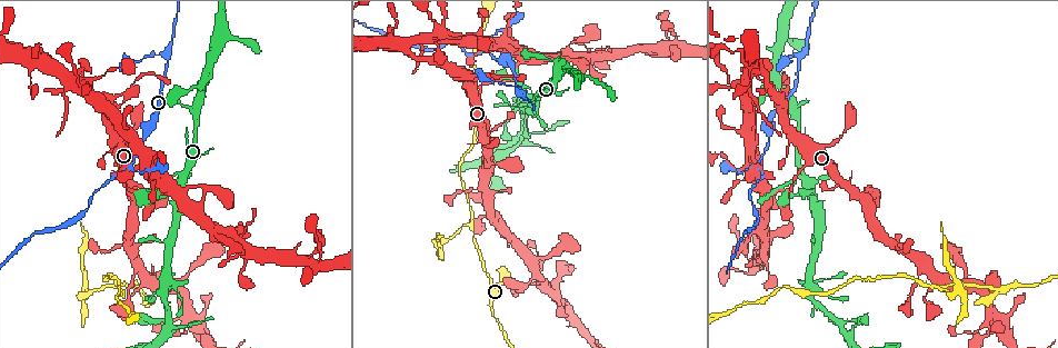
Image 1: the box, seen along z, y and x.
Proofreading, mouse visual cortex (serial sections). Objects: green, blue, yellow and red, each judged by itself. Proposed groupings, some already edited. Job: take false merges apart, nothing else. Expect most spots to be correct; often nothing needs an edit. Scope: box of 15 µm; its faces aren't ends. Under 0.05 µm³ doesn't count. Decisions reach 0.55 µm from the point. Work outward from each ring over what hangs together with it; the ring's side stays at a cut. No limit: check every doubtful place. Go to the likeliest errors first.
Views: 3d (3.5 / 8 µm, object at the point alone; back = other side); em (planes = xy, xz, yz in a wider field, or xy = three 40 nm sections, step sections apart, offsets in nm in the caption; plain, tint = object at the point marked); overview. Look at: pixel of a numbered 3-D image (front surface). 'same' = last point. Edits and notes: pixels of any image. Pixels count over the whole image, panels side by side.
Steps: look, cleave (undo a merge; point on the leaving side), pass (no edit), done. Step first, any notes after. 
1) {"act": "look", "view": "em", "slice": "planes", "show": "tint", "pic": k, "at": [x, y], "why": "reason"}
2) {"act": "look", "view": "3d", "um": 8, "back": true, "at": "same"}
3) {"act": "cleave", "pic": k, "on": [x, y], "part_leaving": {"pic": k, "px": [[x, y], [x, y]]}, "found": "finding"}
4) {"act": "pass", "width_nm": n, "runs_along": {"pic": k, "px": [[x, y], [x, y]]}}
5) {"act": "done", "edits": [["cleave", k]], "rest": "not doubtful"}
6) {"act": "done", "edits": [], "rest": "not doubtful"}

{"act": "look", "view": "3d", "um": 3.5, "pic": 1, "at": [168, 57], "why": "abrupt turn"}

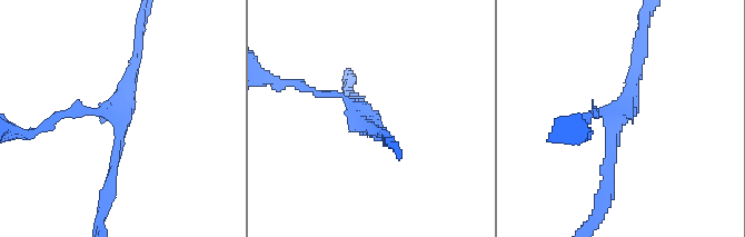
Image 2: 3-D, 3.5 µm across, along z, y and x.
{"act": "look", "view": "em", "slice": "xy", "step": 2, "show": "tint", "pic": 2, "at": [364, 110], "arms": 3, "arm_widths_nm": [100, 150, 200], "why": "now the EM"}

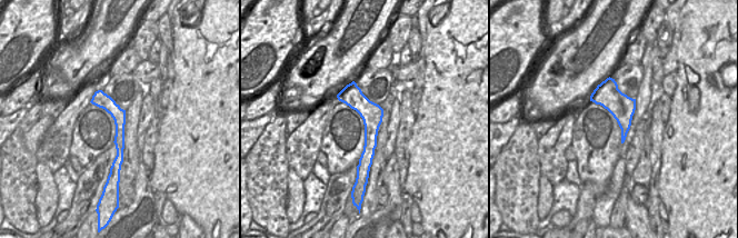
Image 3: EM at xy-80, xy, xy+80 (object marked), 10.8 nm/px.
{"act": "pass", "width_nm": 240, "runs_along": {"pic": 2, "px": [[604, 198], [613, 126], [609, 112], [587, 119]]}, "found": "all the same cell"}

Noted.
{"act": "look", "view": "3d", "um": 3.5, "pic": 1, "at": [114, 288], "why": "three arms meet"}

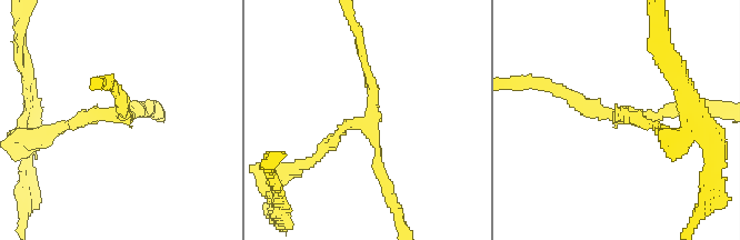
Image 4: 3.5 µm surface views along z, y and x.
{"act": "look", "view": "em", "slice": "xy", "step": 1, "show": "tint", "pic": 4, "at": [368, 126]}

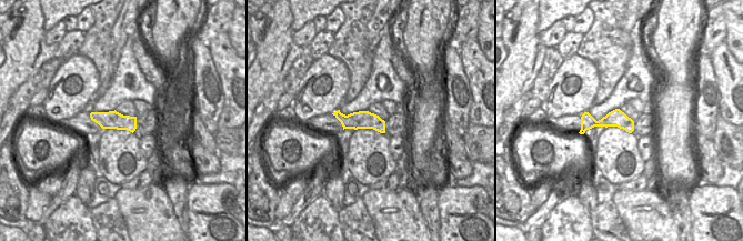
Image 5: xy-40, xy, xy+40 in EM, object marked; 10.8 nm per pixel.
{"act": "look", "view": "em", "slice": "xy", "step": 3, "show": "tint", "at": "same", "why": "another direction"}

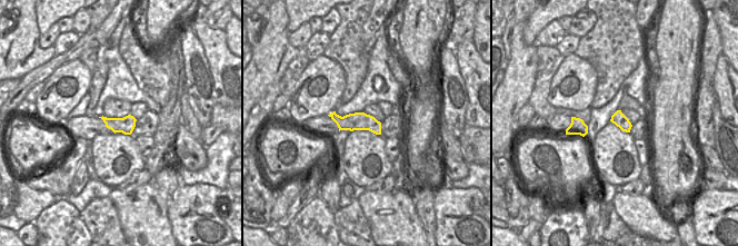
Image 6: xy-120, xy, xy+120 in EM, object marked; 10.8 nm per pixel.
{"act": "pass", "arm_widths_nm": [150, 150, 200], "found": "one cell here"}

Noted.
{"act": "look", "view": "em", "slice": "xy", "step": 5, "show": "tint", "pic": 1, "at": [84, 290], "why": "abrupt turn"}

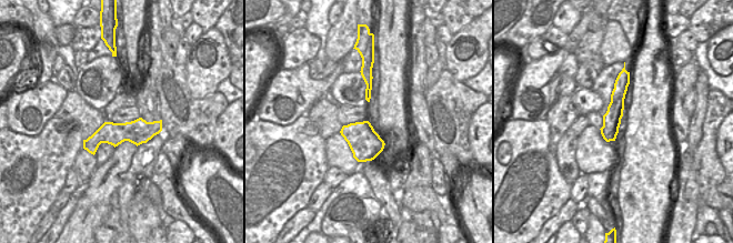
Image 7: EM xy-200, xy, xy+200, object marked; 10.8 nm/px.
{"act": "look", "view": "3d", "um": 3.5, "at": "same"}

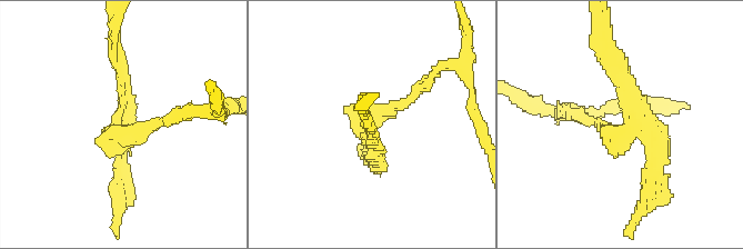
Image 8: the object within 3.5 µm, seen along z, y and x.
{"act": "cleave", "pic": 8, "on": [117, 169], "part_leaving": {"pic": 8, "px": [[116, 121], [122, 73], [112, 29]]}, "found": "two cells meet here"}

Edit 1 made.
{"act": "look", "view": "overview"}

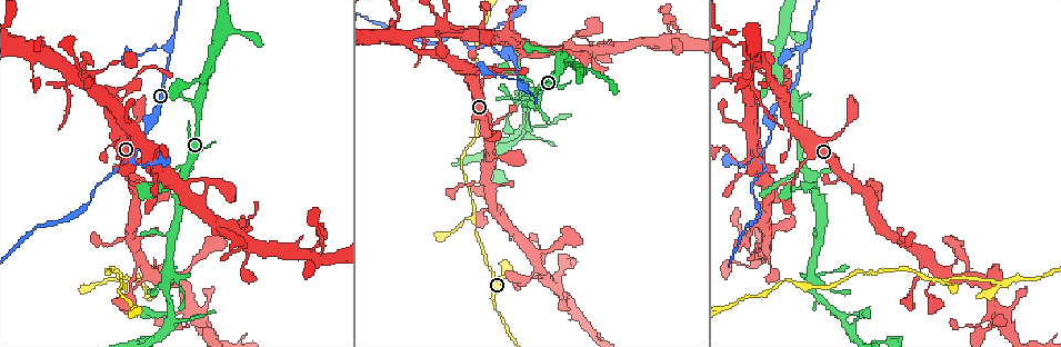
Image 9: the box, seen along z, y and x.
{"act": "look", "view": "3d", "um": 3.5, "pic": 9, "at": [744, 78]}

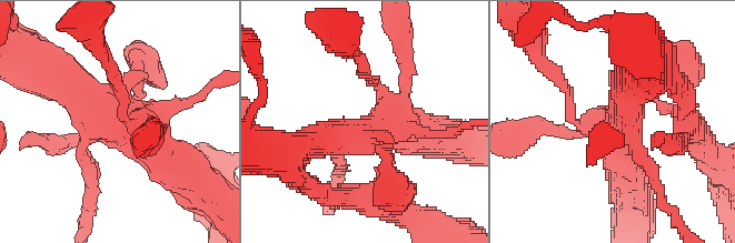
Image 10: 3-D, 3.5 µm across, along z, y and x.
{"act": "look", "view": "em", "slice": "xy", "step": 3, "show": "tint", "pic": 10, "at": [129, 124], "why": "shape alone is not enough"}

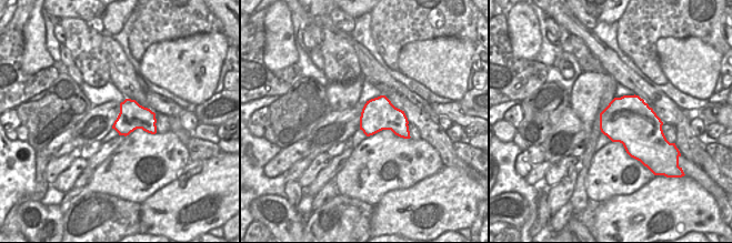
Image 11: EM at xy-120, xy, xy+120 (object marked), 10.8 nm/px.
{"act": "pass", "runs_along": {"pic": 10, "px": [[72, 85], [189, 174]]}, "found": "continuous, no second cell"}

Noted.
{"act": "look", "view": "3d", "um": 3.5, "pic": 9, "at": [534, 278], "why": "four arms meet"}

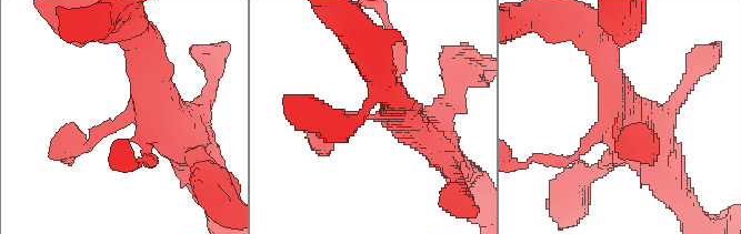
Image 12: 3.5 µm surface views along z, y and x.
{"act": "look", "view": "em", "slice": "xy", "step": 5, "show": "plain", "pic": 12, "at": [117, 118], "why": "need the tissue"}

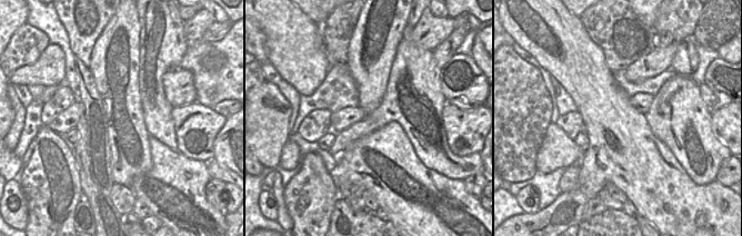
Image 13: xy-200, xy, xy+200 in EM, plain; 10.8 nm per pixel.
{"act": "look", "view": "em", "slice": "xy", "step": 5, "show": "tint", "at": "same", "why": "where the object lies"}

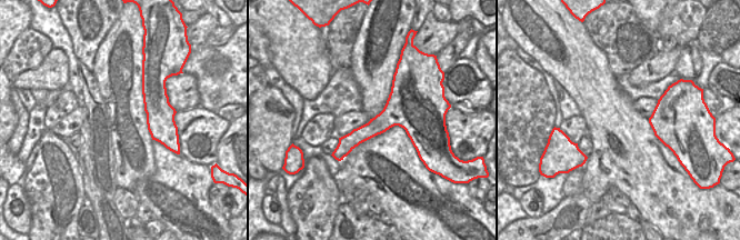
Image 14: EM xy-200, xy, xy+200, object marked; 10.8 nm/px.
{"act": "pass", "runs_along": {"pic": 12, "px": [[147, 64], [147, 109], [62, 150]]}, "found": "one cell here"}

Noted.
{"act": "look", "view": "3d", "um": 3.5, "back": true, "pic": 9, "at": [483, 45], "why": "three-way junction"}

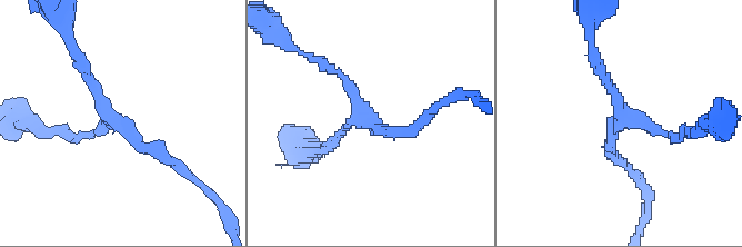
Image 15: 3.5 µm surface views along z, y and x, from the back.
{"act": "look", "view": "em", "slice": "xy", "step": 3, "show": "tint", "pic": 15, "at": [623, 114]}

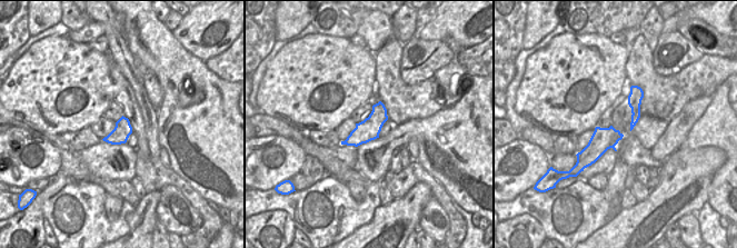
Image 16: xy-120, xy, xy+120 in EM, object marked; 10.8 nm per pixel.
{"act": "pass", "arm_widths_nm": [150, 150, 150], "runs_along": {"pic": 15, "px": [[74, 55], [102, 106], [163, 157]]}, "found": "all the same cell"}

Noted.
{"act": "done", "edits": [["cleave", 8]], "rest": "not doubtful"}

